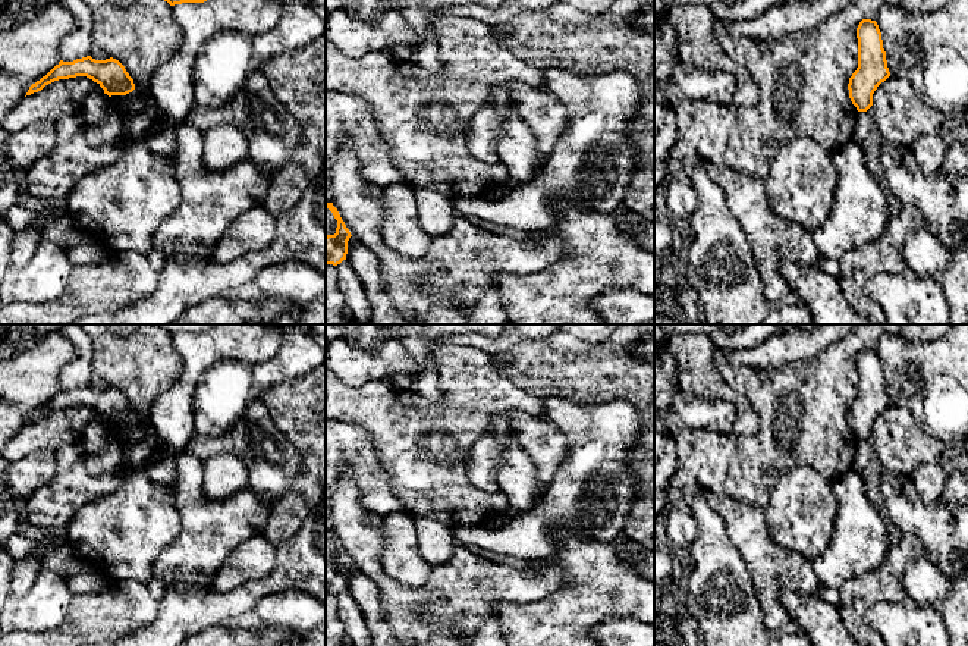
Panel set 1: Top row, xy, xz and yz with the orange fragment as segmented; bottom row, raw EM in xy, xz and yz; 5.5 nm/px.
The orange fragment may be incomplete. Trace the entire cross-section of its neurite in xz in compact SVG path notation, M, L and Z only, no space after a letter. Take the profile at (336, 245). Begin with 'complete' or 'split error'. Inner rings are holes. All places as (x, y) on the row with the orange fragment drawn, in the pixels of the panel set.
split error | M326 203L326 264L346 260L351 232L333 203Z

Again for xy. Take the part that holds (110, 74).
complete | M87 56L73 62L60 60L45 76L29 87L26 95L41 91L45 85L54 81L76 76L92 79L109 97L126 95L135 90L133 79L119 60L113 57L95 60L91 56Z

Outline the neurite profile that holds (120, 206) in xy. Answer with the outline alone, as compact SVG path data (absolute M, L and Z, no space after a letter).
M133 144L113 164L82 178L66 200L91 239L113 253L147 255L157 229L179 206L180 188L172 160Z

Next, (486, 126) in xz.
M485 106L474 116L469 125L468 147L474 157L481 162L497 164L500 157L496 151L496 141L502 134L507 110Z

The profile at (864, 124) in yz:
M859 112L855 119L852 142L861 145L874 129L876 129L874 116L871 116L868 112Z

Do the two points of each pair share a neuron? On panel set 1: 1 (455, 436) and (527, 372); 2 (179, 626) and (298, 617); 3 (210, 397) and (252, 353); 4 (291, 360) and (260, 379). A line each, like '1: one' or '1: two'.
1: two
2: two
3: two
4: one

